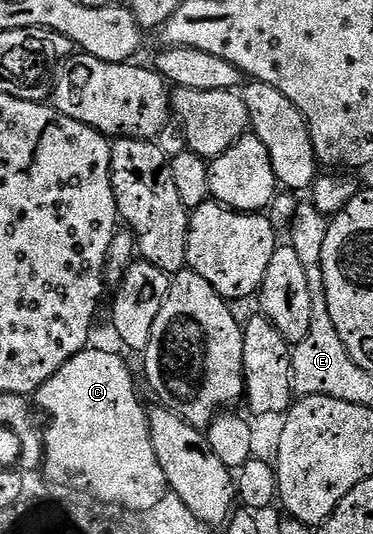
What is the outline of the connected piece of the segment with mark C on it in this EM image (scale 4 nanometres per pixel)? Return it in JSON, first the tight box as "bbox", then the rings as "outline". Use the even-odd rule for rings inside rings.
{"bbox":[34,348,168,514],"outline":[[[85,348],[35,392],[34,404],[52,419],[42,436],[42,468],[54,483],[143,514],[168,495],[168,479],[150,442],[148,412],[140,405],[136,380],[118,353]]]}

